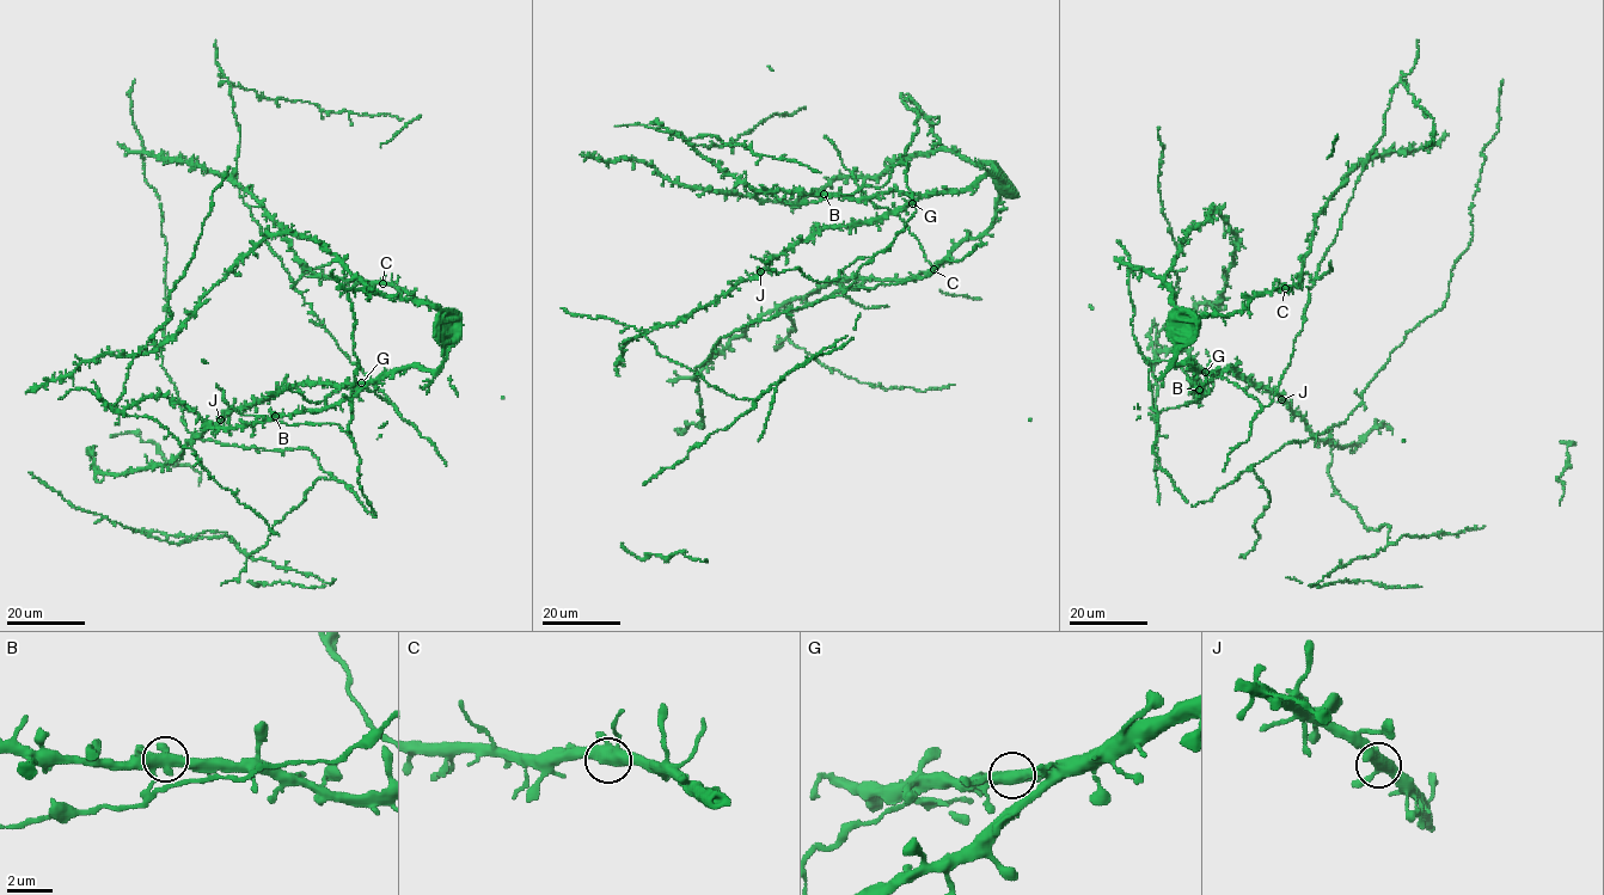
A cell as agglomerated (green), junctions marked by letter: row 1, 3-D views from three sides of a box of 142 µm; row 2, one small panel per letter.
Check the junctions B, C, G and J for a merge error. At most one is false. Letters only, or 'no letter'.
no letter

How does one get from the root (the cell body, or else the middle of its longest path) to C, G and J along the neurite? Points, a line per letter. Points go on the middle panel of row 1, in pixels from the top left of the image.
C: (867, 198), (885, 192), (960, 192), (987, 175), (999, 175), (1002, 191), (995, 222), (967, 238), (934, 269)
G: (867, 198), (885, 192), (912, 192), (918, 197), (912, 203)
J: (867, 198), (897, 191), (912, 192), (918, 197), (871, 220), (820, 230), (775, 255), (760, 271)

